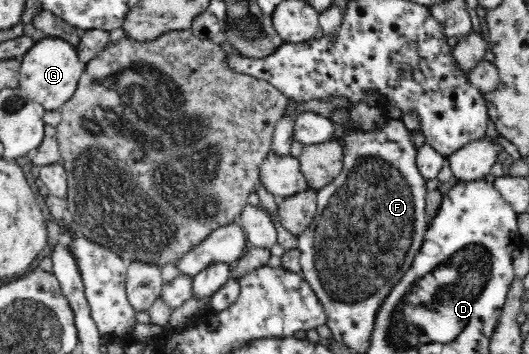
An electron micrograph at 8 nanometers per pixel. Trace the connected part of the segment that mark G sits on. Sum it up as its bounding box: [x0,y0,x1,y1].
[18,36,85,111]

